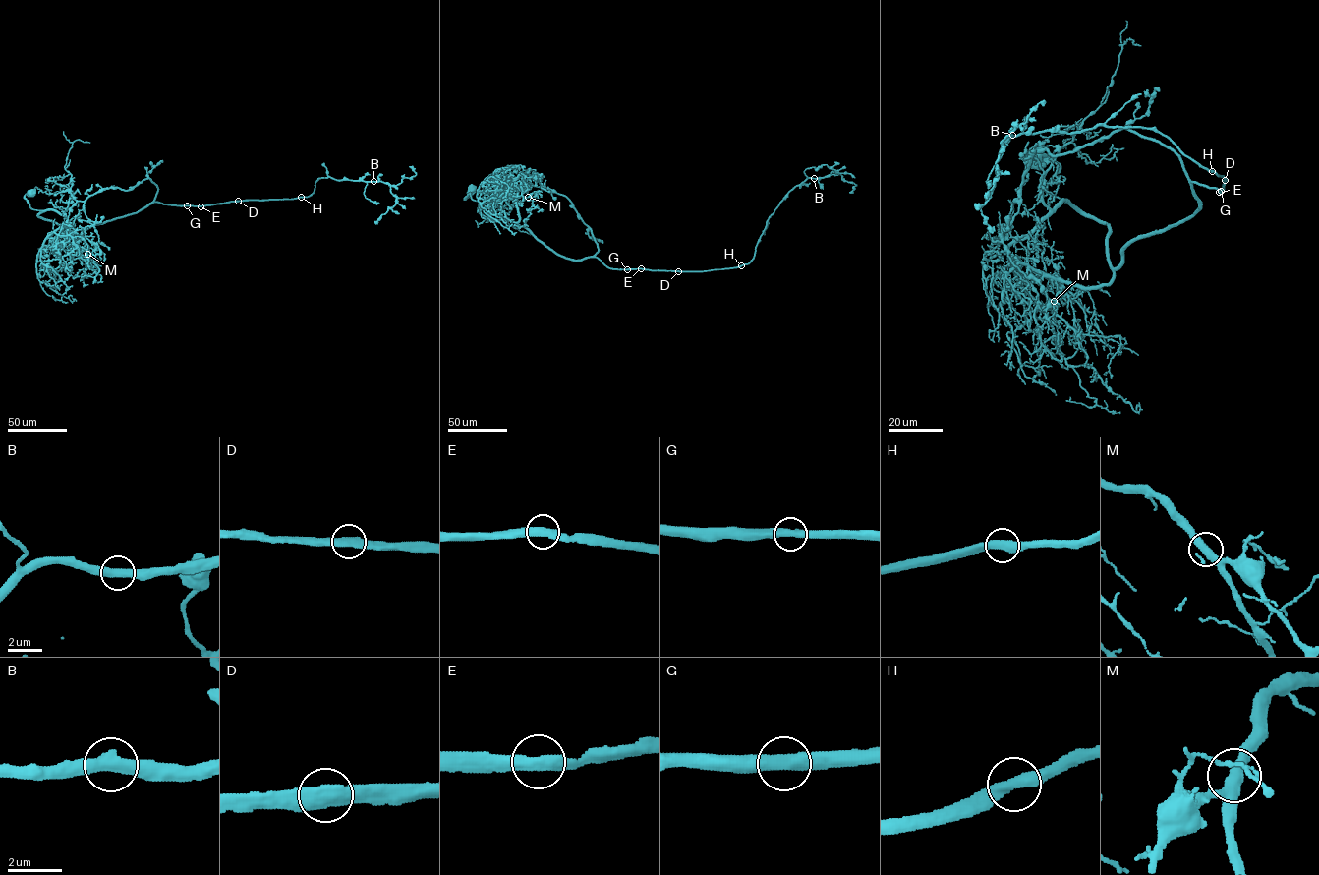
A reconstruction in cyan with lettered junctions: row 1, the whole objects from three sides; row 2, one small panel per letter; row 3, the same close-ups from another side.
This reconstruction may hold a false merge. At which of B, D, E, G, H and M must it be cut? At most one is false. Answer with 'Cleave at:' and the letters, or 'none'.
Cleave at: none

